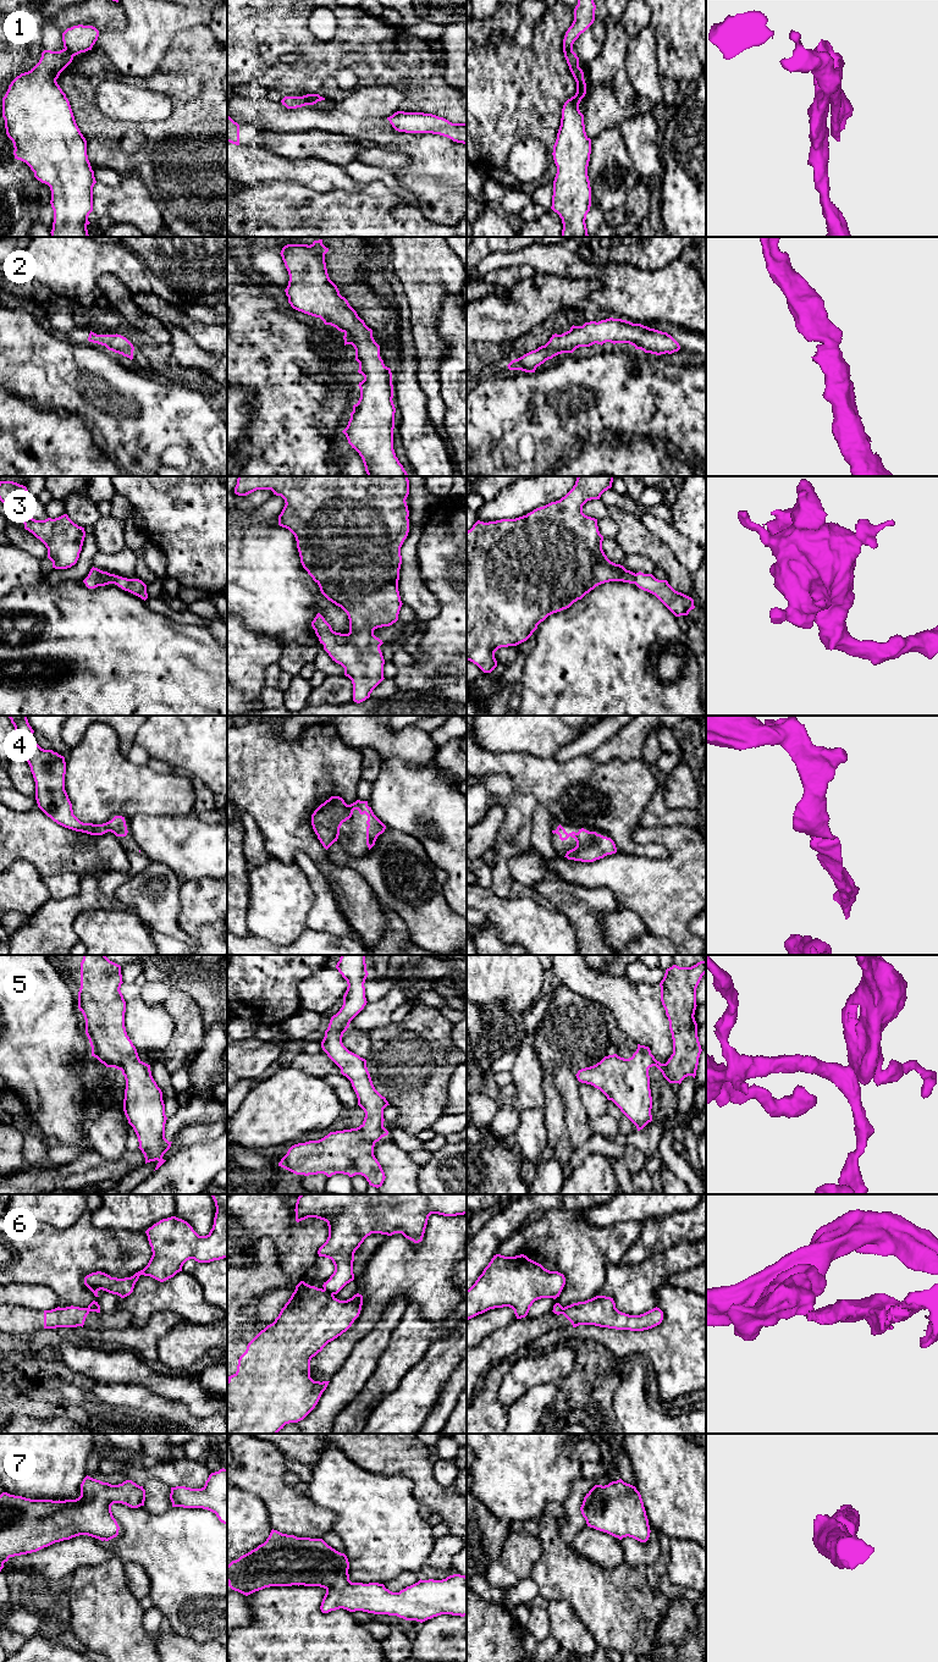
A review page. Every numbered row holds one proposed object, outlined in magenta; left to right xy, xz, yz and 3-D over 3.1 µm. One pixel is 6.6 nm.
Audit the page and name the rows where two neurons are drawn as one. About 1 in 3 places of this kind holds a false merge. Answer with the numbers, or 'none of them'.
1, 6

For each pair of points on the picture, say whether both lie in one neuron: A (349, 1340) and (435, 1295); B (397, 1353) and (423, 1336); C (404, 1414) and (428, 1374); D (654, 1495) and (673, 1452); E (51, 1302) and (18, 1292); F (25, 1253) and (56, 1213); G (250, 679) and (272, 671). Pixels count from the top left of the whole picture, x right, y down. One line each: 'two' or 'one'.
A: one
B: one
C: one
D: one
E: one
F: two
G: two

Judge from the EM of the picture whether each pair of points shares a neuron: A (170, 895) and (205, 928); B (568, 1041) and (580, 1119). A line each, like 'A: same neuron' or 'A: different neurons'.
A: different neurons
B: different neurons

